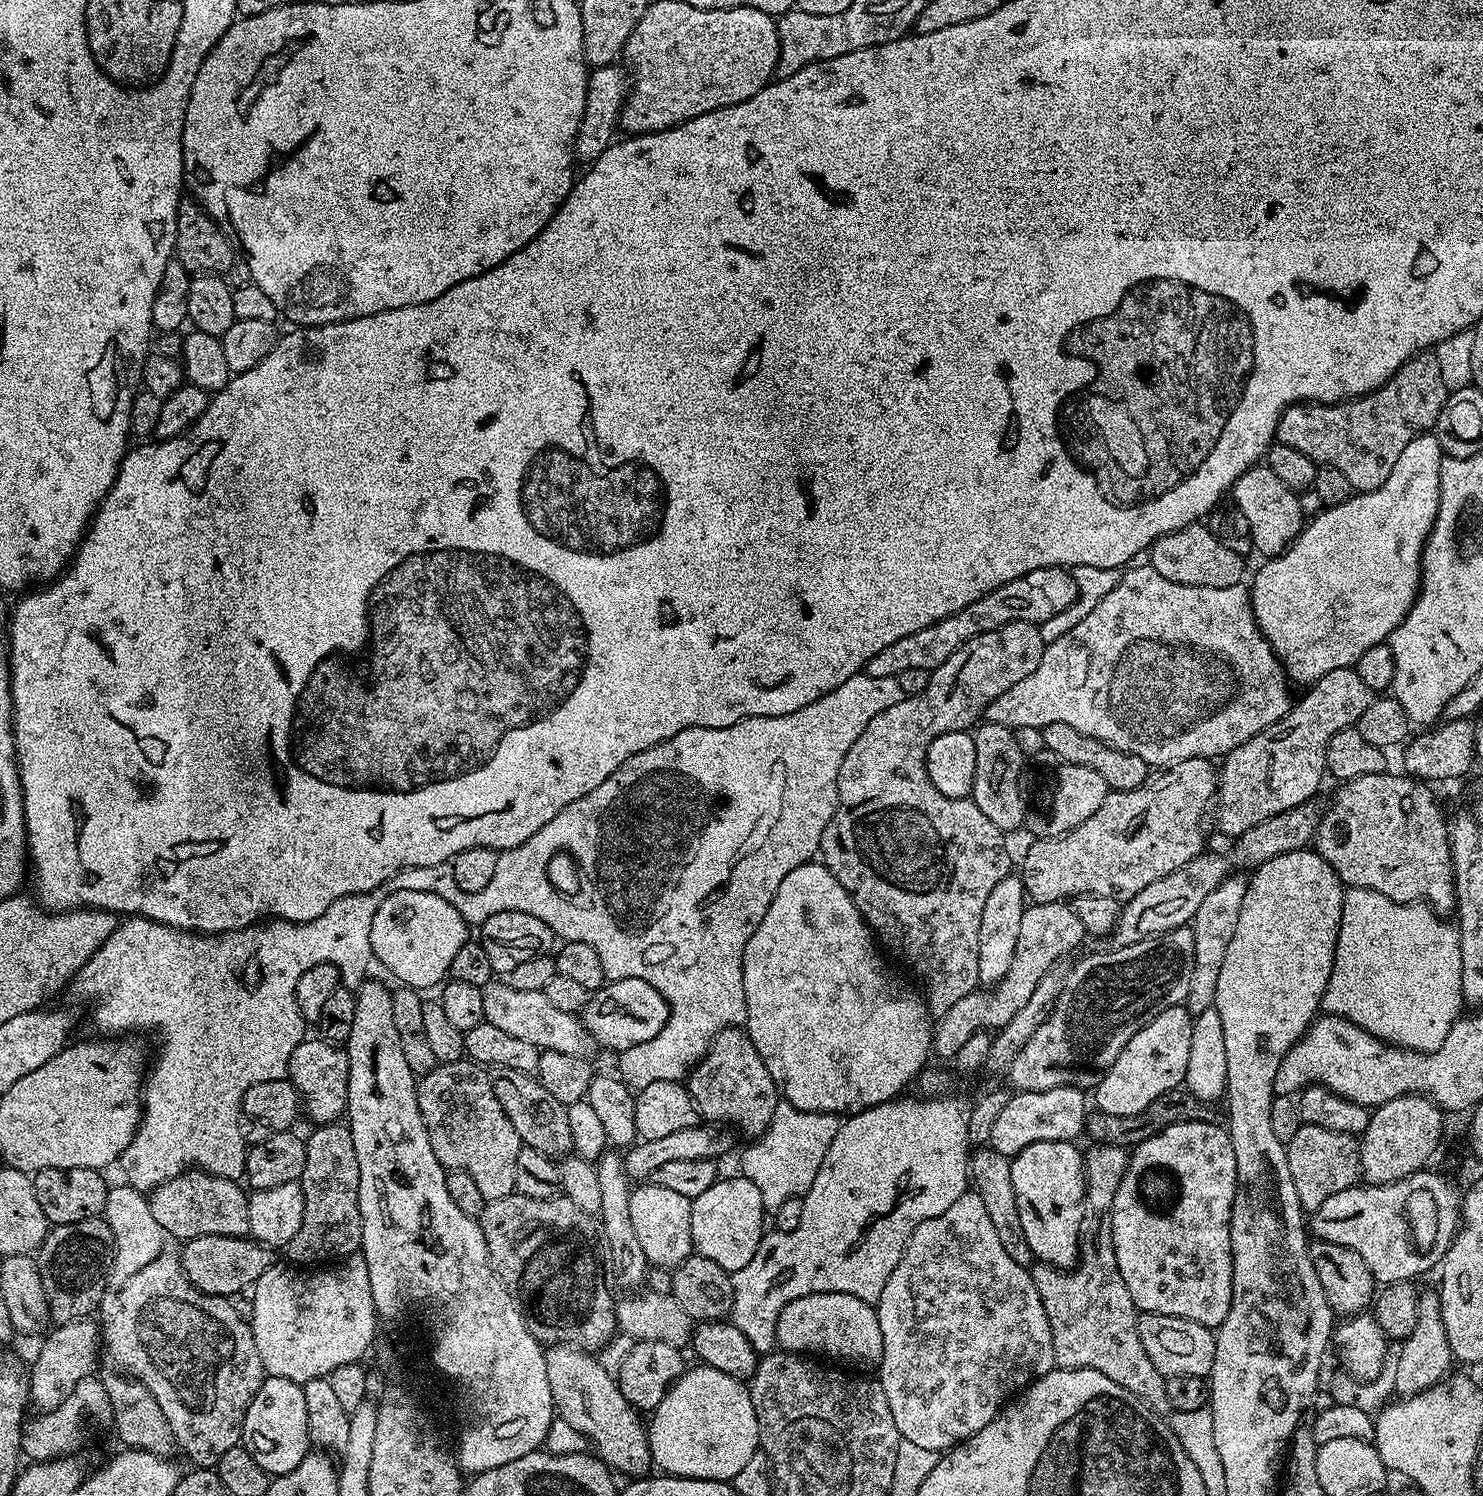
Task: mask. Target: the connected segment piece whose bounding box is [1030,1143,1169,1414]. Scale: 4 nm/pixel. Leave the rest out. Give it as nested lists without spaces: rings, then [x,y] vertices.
[[[1097,1144],[1091,1145],[1089,1152],[1083,1153],[1084,1157],[1084,1227],[1083,1240],[1080,1248],[1080,1259],[1076,1261],[1074,1268],[1067,1270],[1062,1268],[1051,1268],[1049,1264],[1041,1264],[1039,1262],[1031,1265],[1030,1271],[1032,1281],[1036,1283],[1038,1290],[1038,1298],[1042,1298],[1042,1306],[1046,1310],[1046,1318],[1050,1322],[1050,1334],[1054,1338],[1054,1354],[1056,1355],[1057,1368],[1089,1368],[1090,1370],[1098,1370],[1098,1374],[1106,1374],[1106,1378],[1110,1378],[1110,1382],[1118,1382],[1118,1386],[1122,1386],[1122,1390],[1130,1390],[1130,1394],[1134,1394],[1139,1398],[1150,1411],[1157,1414],[1164,1414],[1169,1411],[1168,1399],[1166,1398],[1166,1377],[1160,1373],[1154,1366],[1154,1362],[1150,1362],[1150,1358],[1146,1354],[1146,1350],[1142,1347],[1142,1338],[1138,1338],[1138,1322],[1136,1321],[1138,1310],[1134,1306],[1134,1302],[1130,1298],[1130,1290],[1126,1290],[1126,1282],[1122,1282],[1122,1274],[1118,1270],[1118,1258],[1114,1254],[1114,1238],[1112,1237],[1112,1225],[1109,1223],[1112,1215],[1112,1203],[1114,1202],[1114,1194],[1118,1190],[1118,1186],[1122,1182],[1124,1172],[1128,1168],[1129,1153],[1123,1148],[1114,1146],[1113,1144]]]

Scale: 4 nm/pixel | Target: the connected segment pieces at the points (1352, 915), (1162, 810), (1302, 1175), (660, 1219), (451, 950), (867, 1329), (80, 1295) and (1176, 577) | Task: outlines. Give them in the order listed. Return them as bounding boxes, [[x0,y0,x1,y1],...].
[[1322,888,1465,1052],[1018,758,1218,904],[1286,1123,1361,1214],[630,1182,693,1270],[370,890,470,990],[776,1294,882,1366],[34,1218,113,1325],[1150,522,1245,588]]

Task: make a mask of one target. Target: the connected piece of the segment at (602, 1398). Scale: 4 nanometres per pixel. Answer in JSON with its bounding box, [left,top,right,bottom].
[544,1344,653,1478]

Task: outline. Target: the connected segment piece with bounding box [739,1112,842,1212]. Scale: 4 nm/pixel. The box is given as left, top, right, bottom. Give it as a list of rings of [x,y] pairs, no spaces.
[[[796,1112],[794,1118],[796,1122],[773,1121],[740,1160],[739,1171],[757,1186],[766,1212],[775,1212],[790,1198],[803,1197],[808,1192],[842,1123],[835,1113],[829,1112]]]

